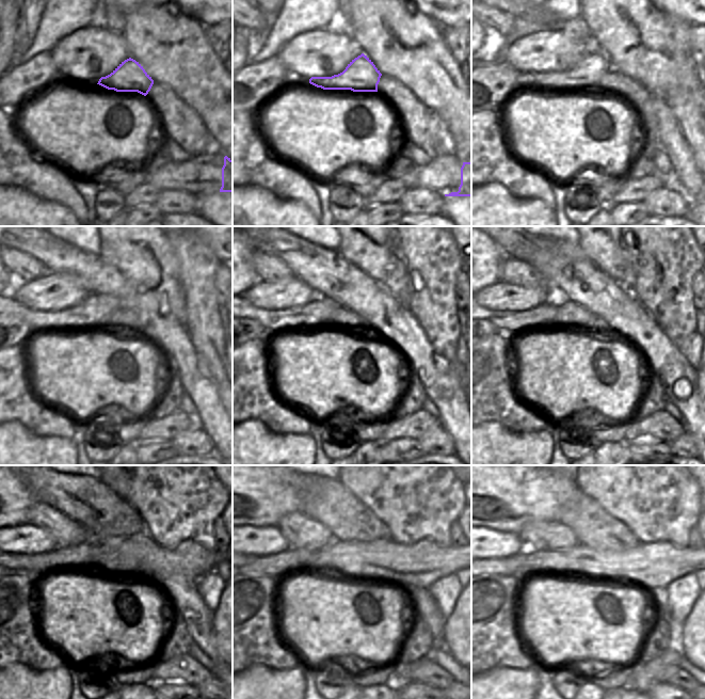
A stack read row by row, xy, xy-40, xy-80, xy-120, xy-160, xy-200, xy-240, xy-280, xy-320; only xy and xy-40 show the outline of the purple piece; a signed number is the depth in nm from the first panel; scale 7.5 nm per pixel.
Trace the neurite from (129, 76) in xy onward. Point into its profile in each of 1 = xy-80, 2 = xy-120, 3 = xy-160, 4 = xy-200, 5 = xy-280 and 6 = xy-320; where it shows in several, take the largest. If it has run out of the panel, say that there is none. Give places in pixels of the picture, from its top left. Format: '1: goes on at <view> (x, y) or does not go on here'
1: goes on at xy-80 (586, 75)
2: goes on at xy-120 (95, 311)
3: goes on at xy-160 (319, 313)
4: goes on at xy-200 (545, 315)
5: goes on at xy-280 (291, 559)
6: goes on at xy-320 (502, 566)

